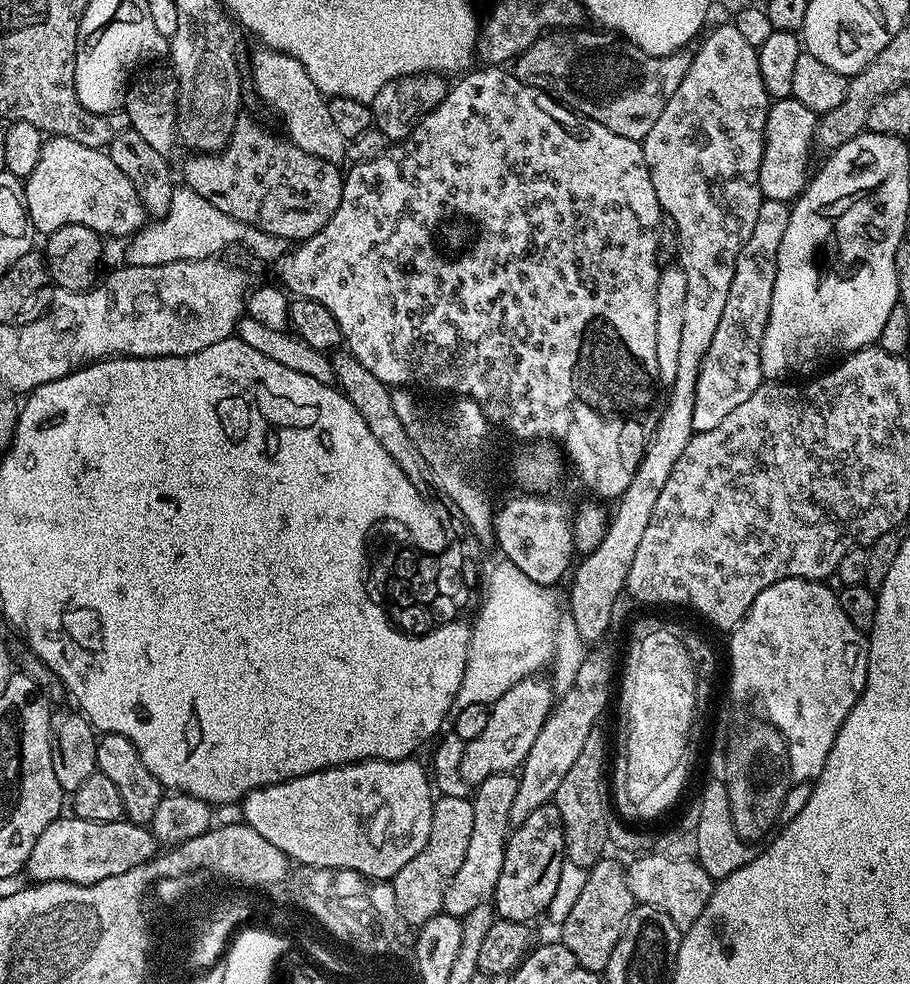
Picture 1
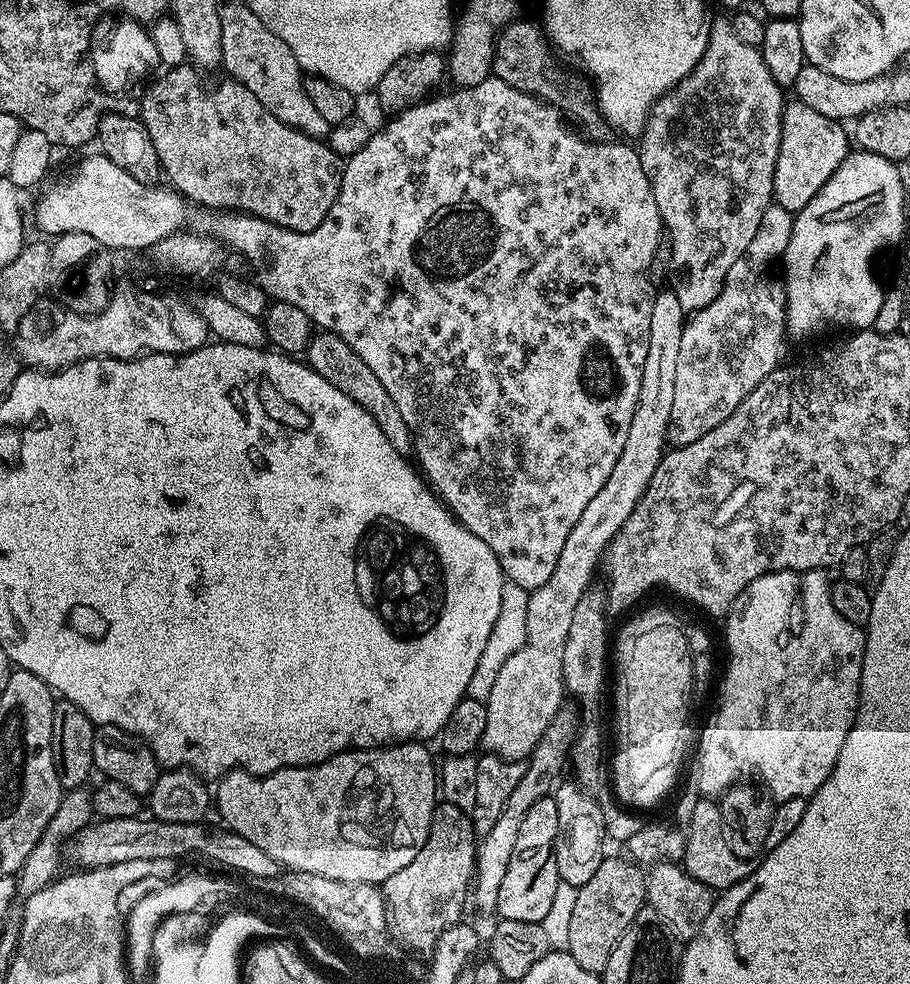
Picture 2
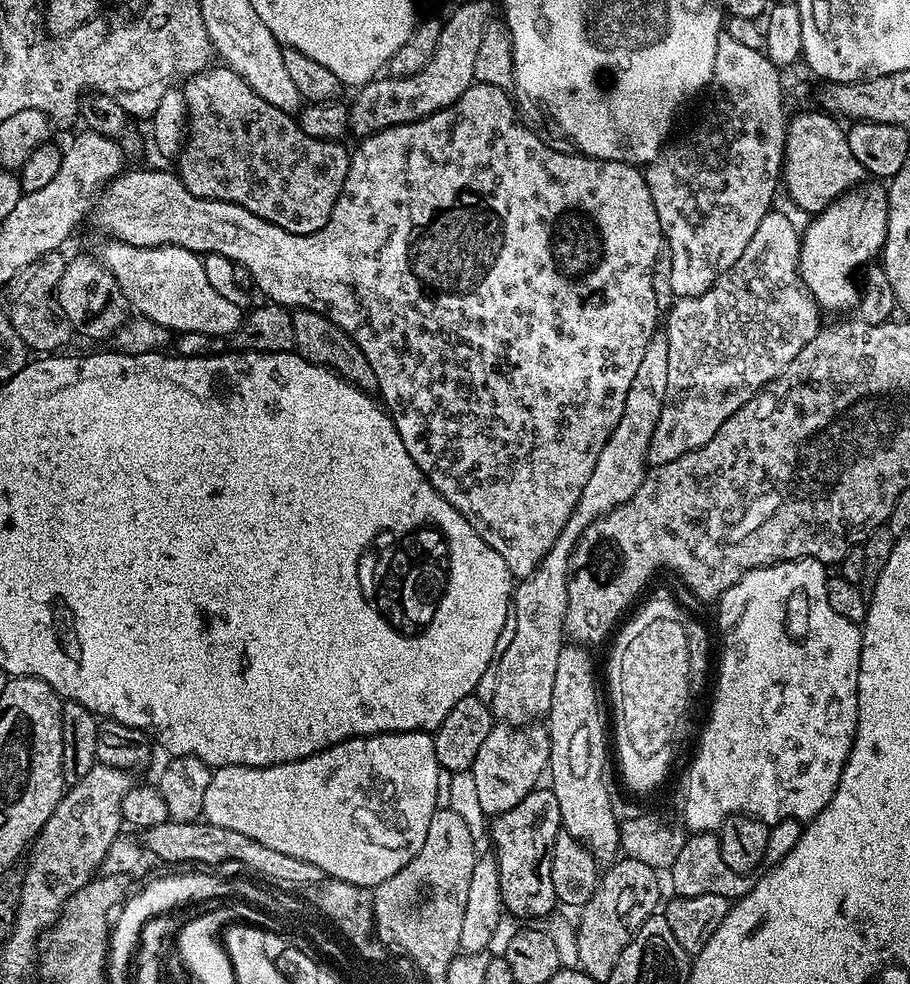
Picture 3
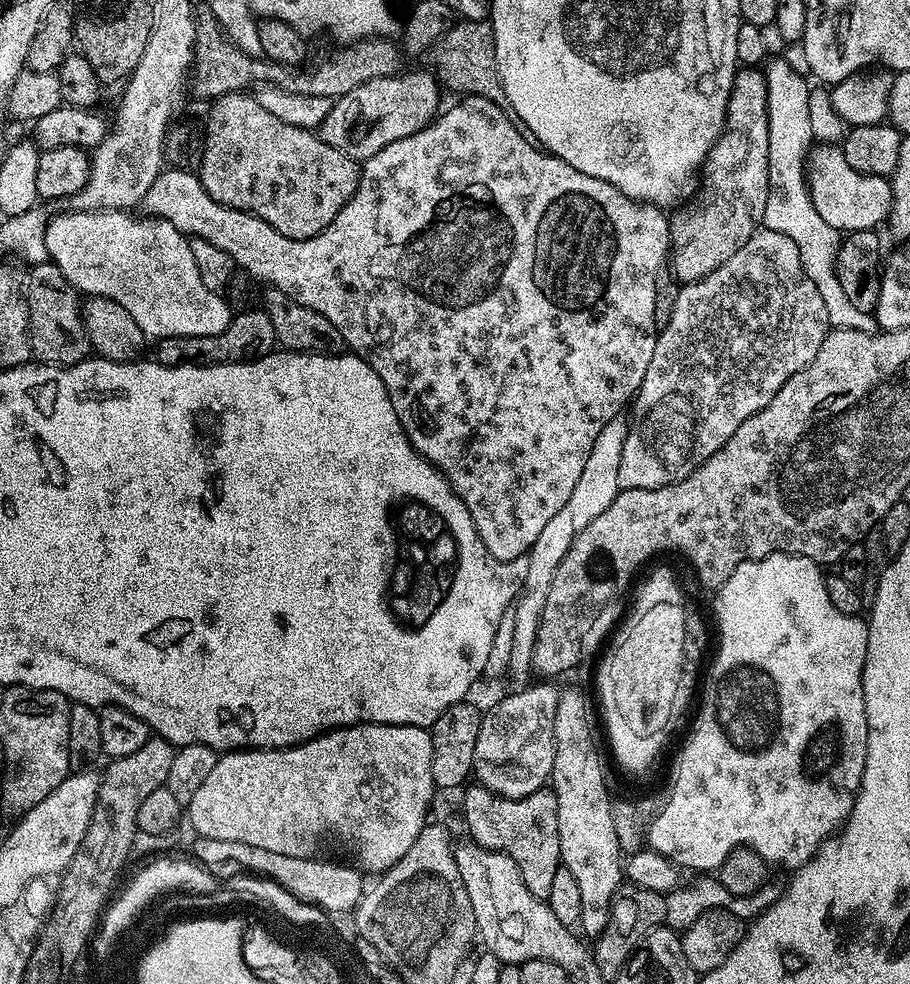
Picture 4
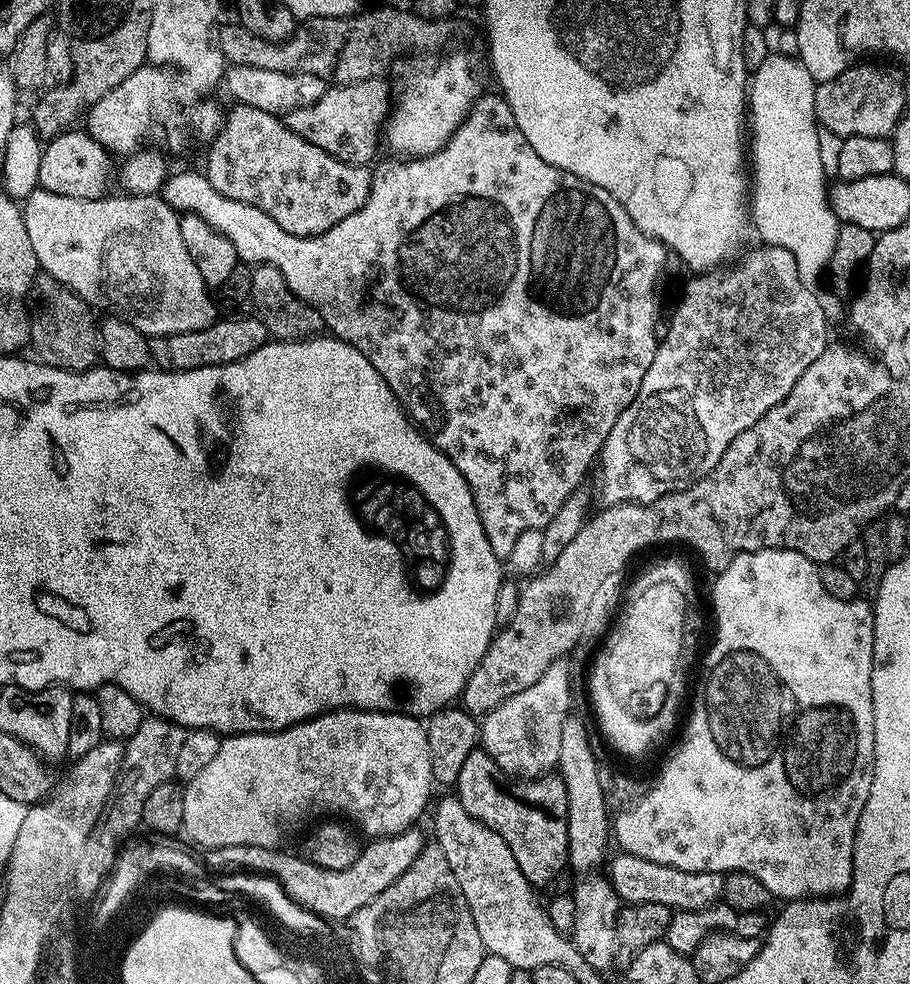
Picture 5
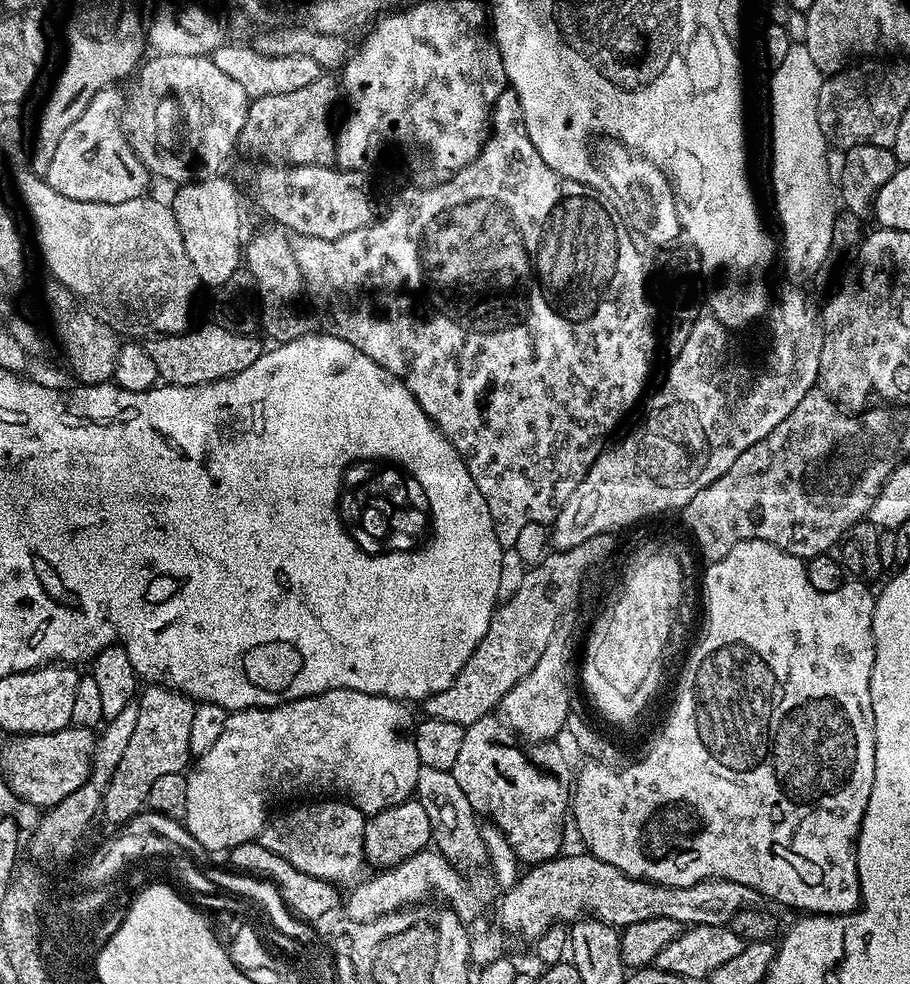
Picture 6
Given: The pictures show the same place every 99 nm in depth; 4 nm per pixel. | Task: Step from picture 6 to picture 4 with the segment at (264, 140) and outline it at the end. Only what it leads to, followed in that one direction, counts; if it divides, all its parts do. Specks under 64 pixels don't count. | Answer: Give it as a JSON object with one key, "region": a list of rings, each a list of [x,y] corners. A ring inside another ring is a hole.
{"region":[[[401,71],[388,77],[371,78],[354,90],[333,99],[330,114],[320,124],[318,135],[334,150],[342,150],[350,159],[369,160],[382,146],[398,142],[418,130],[428,127],[441,111],[441,85],[428,72]]]}

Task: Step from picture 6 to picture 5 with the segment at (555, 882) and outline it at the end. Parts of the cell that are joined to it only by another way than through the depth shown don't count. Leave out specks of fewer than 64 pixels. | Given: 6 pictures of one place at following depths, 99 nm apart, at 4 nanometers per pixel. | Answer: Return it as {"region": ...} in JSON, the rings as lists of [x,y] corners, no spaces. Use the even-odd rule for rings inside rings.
{"region":[[[621,851],[619,855],[613,858],[612,865],[610,860],[606,876],[625,905],[654,903],[673,910],[697,912],[700,908],[713,907],[723,897],[724,876],[719,872],[687,872],[638,858],[626,851]]]}

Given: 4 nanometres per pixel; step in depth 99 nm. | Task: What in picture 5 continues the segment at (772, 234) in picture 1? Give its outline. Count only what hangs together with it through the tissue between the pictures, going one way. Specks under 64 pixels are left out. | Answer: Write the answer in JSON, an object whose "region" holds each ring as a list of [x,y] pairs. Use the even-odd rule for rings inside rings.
{"region":[[[764,244],[759,247],[754,249],[748,257],[745,255],[739,262],[725,267],[719,274],[697,275],[692,278],[696,280],[690,281],[685,286],[684,293],[680,296],[680,305],[677,306],[676,313],[668,320],[670,332],[664,341],[657,343],[654,362],[650,362],[650,370],[646,370],[646,378],[642,378],[642,386],[638,386],[638,394],[634,402],[630,402],[630,406],[622,410],[618,422],[614,422],[603,448],[600,449],[598,469],[600,468],[600,476],[604,479],[600,484],[601,501],[599,503],[601,505],[649,504],[666,494],[688,488],[696,480],[710,474],[710,470],[718,466],[718,458],[726,454],[726,446],[730,446],[730,442],[734,442],[734,438],[738,438],[742,430],[750,430],[750,426],[754,426],[758,418],[762,418],[771,408],[778,406],[778,402],[782,402],[782,398],[786,398],[786,394],[794,390],[794,382],[798,382],[798,378],[806,374],[806,366],[810,366],[810,362],[814,362],[814,358],[818,358],[818,354],[822,354],[822,350],[828,347],[830,321],[824,315],[816,292],[802,282],[798,274],[798,266],[794,262],[794,254],[790,254],[790,250],[782,250],[773,244]]]}

